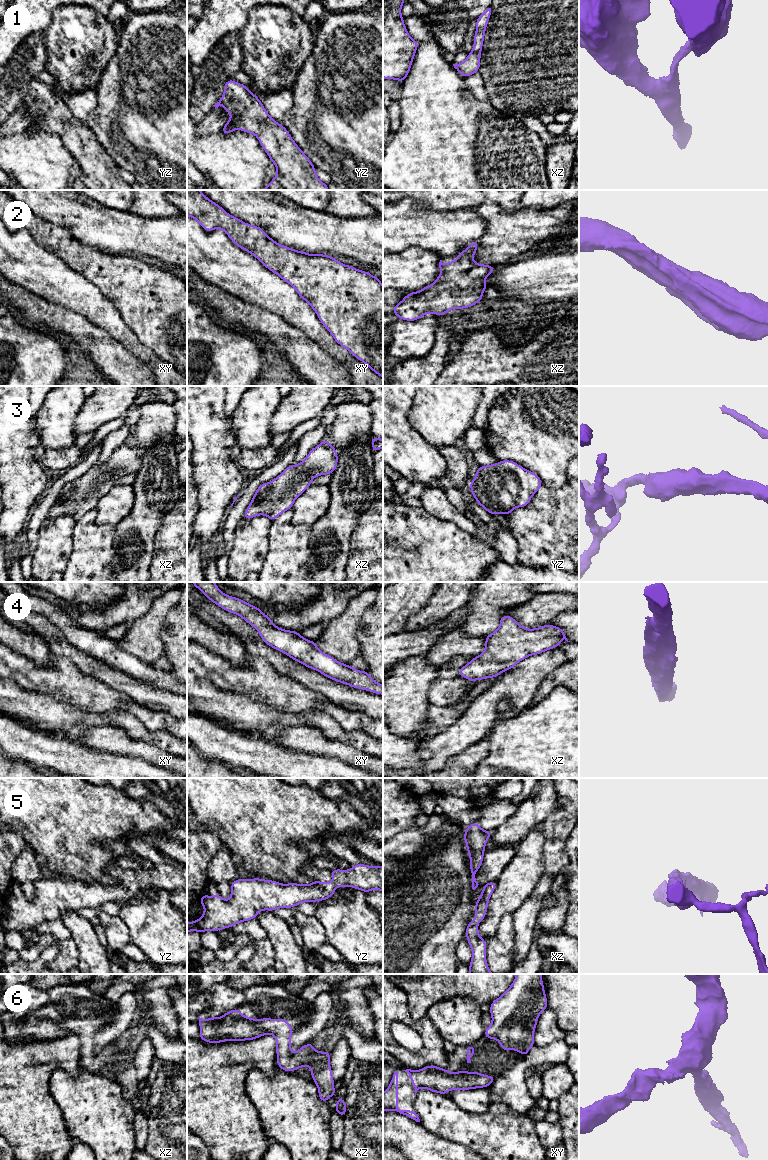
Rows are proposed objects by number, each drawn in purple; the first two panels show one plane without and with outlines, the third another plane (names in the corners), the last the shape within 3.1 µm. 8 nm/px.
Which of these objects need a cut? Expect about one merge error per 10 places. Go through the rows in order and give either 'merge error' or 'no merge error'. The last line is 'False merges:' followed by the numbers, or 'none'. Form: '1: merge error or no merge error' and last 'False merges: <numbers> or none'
1: no merge error
2: no merge error
3: no merge error
4: no merge error
5: no merge error
6: no merge error
False merges: none

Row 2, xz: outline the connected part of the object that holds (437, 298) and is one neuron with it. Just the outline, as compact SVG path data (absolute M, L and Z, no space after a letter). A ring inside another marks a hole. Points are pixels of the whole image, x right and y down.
M473 241L464 251L457 254L456 260L445 265L440 260L439 268L441 274L435 282L417 292L410 292L400 303L393 307L393 313L405 321L416 321L427 313L444 317L448 310L473 307L480 300L484 299L482 294L488 287L485 278L492 274L496 268L474 262L473 256L478 246L478 241Z

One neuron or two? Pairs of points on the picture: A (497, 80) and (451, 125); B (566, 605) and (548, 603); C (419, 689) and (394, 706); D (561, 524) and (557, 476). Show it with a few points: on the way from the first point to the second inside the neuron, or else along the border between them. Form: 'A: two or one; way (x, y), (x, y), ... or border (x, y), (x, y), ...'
A: two; border (488, 102), (508, 115)
B: one; way (562, 603), (552, 603)
C: one; way (413, 689), (400, 700)
D: two; border (567, 480), (556, 489), (542, 487)

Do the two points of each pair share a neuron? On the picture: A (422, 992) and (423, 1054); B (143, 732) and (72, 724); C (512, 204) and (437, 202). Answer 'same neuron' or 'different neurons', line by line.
A: different neurons
B: same neuron
C: same neuron

